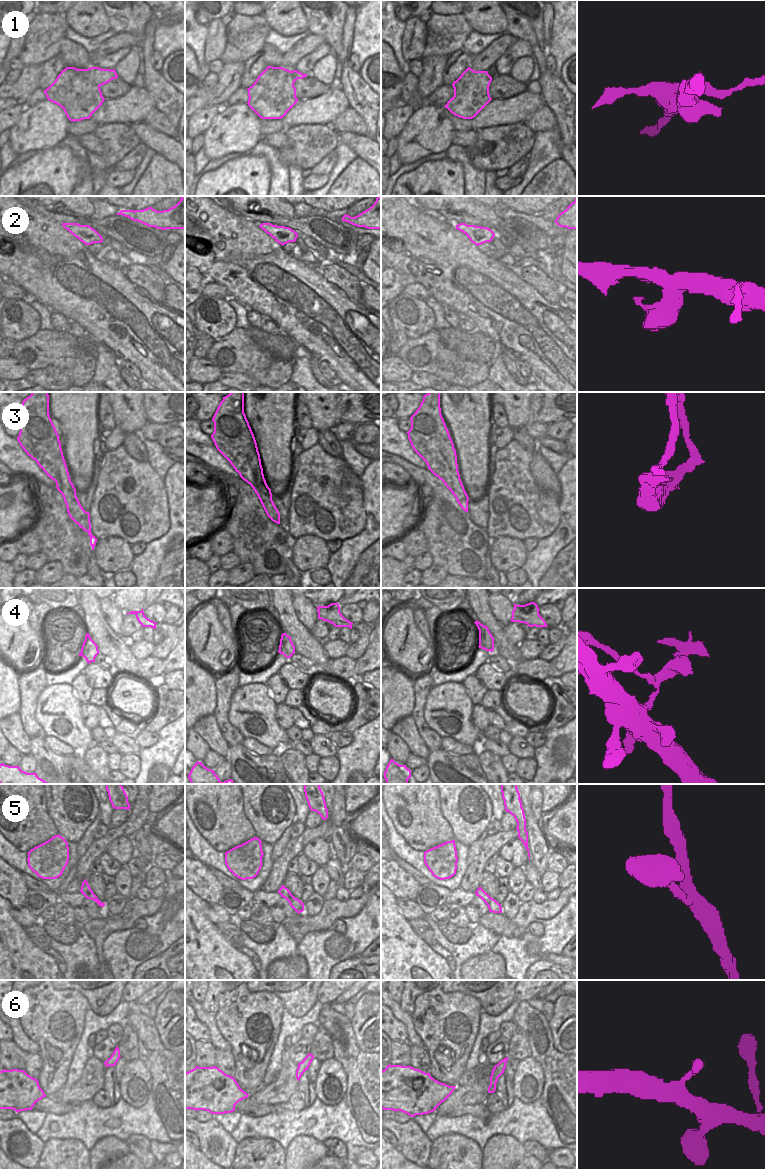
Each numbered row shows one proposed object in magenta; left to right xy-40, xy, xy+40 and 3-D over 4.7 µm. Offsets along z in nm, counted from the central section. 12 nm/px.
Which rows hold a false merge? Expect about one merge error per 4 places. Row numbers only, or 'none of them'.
1, 4

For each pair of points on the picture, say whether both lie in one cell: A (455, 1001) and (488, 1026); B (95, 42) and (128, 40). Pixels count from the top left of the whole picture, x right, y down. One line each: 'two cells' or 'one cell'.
A: two cells
B: two cells

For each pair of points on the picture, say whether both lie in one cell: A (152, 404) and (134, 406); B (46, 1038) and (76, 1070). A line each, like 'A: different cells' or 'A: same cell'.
A: different cells
B: different cells

